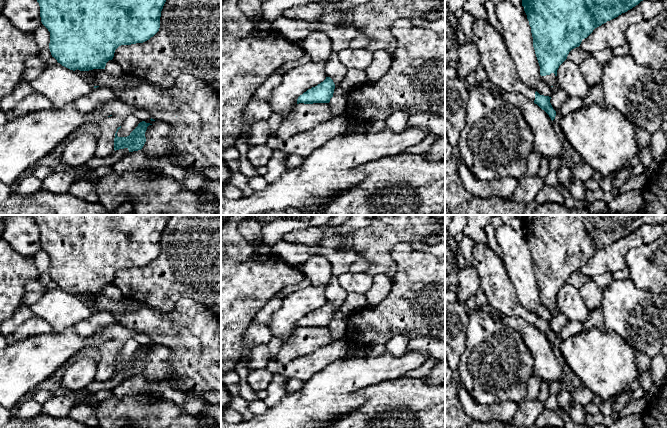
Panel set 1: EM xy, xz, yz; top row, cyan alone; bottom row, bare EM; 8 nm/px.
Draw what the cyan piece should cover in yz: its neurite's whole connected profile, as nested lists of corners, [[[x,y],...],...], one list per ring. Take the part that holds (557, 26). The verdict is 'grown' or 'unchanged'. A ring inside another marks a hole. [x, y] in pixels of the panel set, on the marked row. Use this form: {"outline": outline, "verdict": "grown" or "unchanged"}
{"outline": [[[522,0],[533,37],[540,75],[550,86],[556,85],[559,66],[569,52],[579,47],[595,28],[627,12],[643,0]]], "verdict": "grown"}

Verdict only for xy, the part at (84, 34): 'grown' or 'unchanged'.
unchanged

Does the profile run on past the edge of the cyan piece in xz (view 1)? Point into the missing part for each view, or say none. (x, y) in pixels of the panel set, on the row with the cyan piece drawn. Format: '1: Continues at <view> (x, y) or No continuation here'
1: No continuation here

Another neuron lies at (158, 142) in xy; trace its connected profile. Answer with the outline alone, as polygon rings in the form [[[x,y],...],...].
[[[155,120],[153,125],[147,127],[146,142],[141,150],[152,159],[166,157],[172,146],[171,131],[169,124]]]

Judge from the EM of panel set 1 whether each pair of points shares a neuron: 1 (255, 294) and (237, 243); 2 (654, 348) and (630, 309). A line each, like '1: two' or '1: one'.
1: two
2: one

